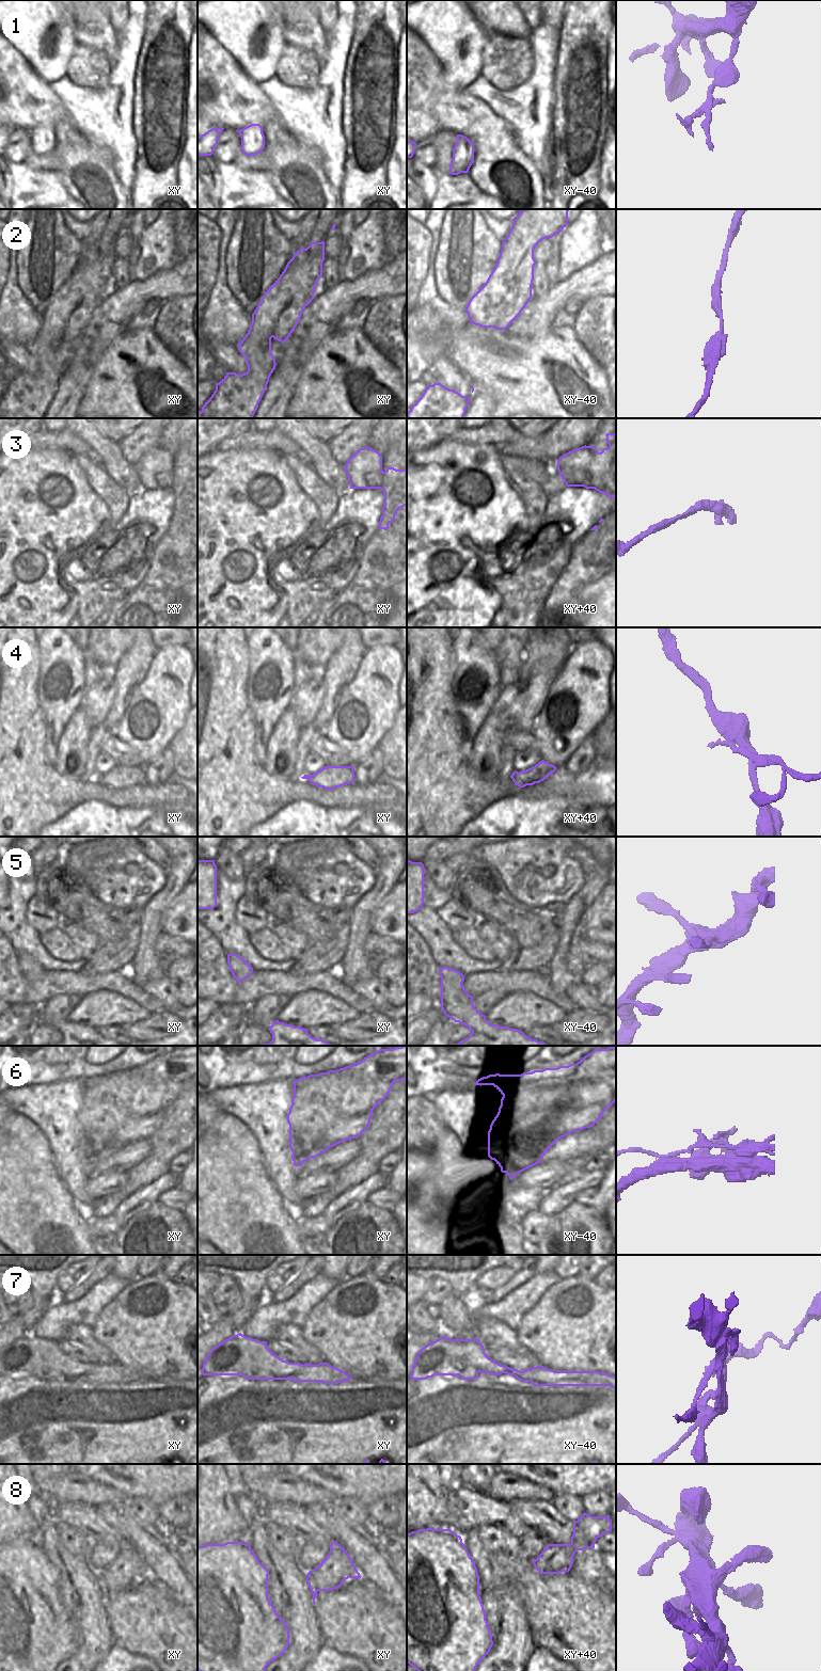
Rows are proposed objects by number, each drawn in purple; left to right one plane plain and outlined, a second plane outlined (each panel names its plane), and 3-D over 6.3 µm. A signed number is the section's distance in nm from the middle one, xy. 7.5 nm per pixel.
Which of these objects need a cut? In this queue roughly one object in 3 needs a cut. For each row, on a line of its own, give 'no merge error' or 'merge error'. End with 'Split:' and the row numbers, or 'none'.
1: no merge error
2: no merge error
3: no merge error
4: merge error
5: no merge error
6: merge error
7: merge error
8: no merge error
Split: 4, 6, 7

